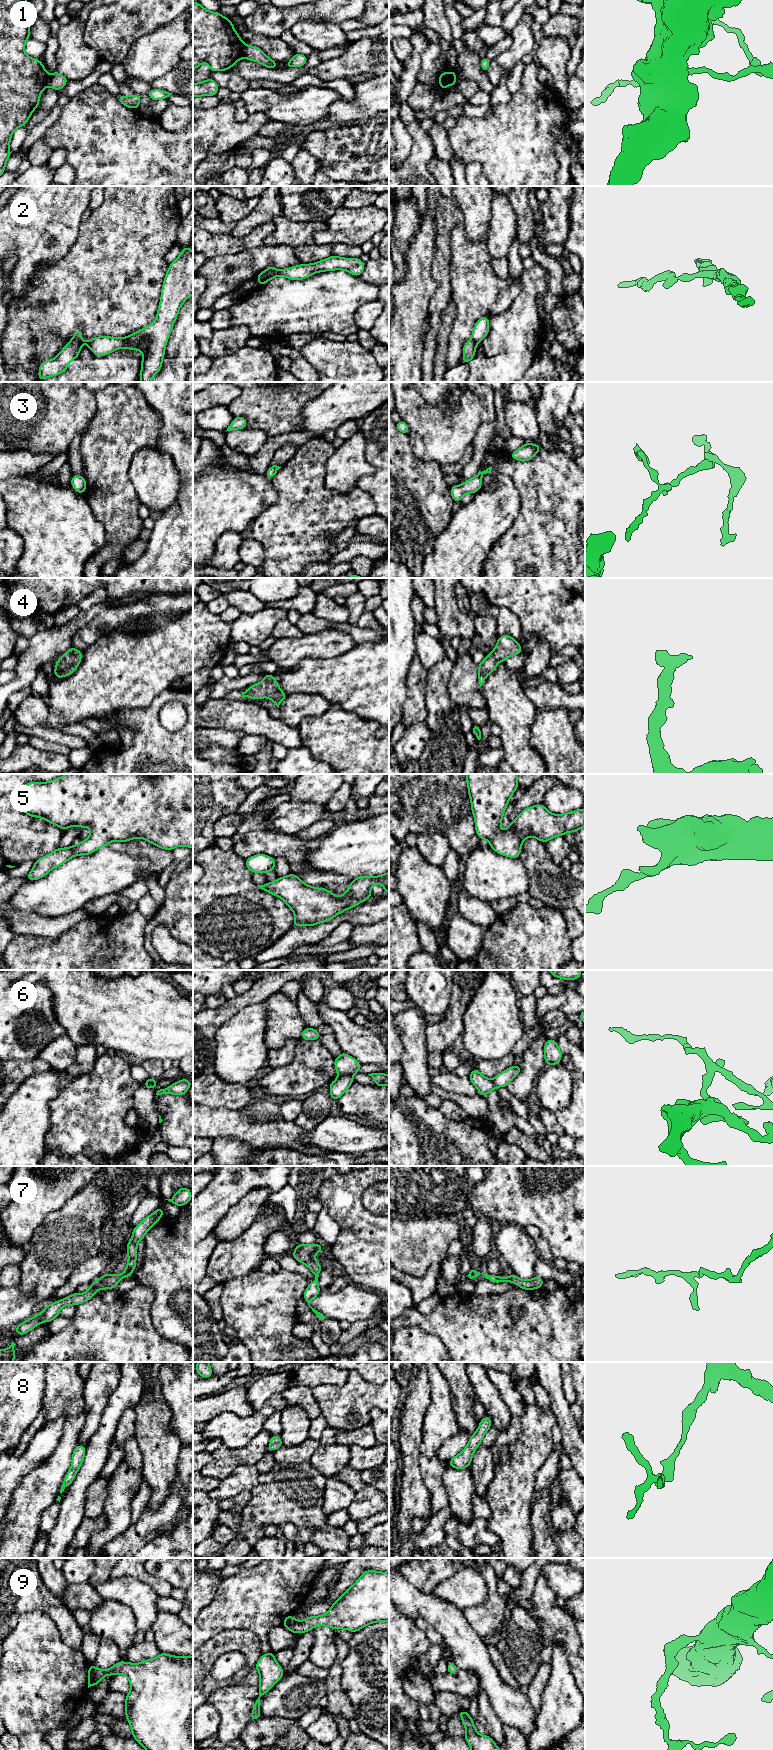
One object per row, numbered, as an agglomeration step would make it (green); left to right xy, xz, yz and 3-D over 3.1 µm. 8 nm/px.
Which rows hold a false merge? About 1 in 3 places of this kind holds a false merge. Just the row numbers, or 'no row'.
1, 2, 6

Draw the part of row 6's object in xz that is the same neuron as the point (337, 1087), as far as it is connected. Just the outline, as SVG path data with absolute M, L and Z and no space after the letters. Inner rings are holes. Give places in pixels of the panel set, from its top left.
M353 1075L339 1076L329 1084L330 1097L336 1101L345 1093L353 1082Z

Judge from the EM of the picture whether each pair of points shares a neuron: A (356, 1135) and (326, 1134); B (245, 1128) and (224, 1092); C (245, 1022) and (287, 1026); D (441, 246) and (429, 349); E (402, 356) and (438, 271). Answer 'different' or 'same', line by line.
A: same
B: different
C: different
D: same
E: different

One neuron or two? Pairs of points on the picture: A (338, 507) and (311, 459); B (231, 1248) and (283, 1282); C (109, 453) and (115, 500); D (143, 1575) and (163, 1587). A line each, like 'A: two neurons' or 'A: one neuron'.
A: one neuron
B: two neurons
C: one neuron
D: one neuron

